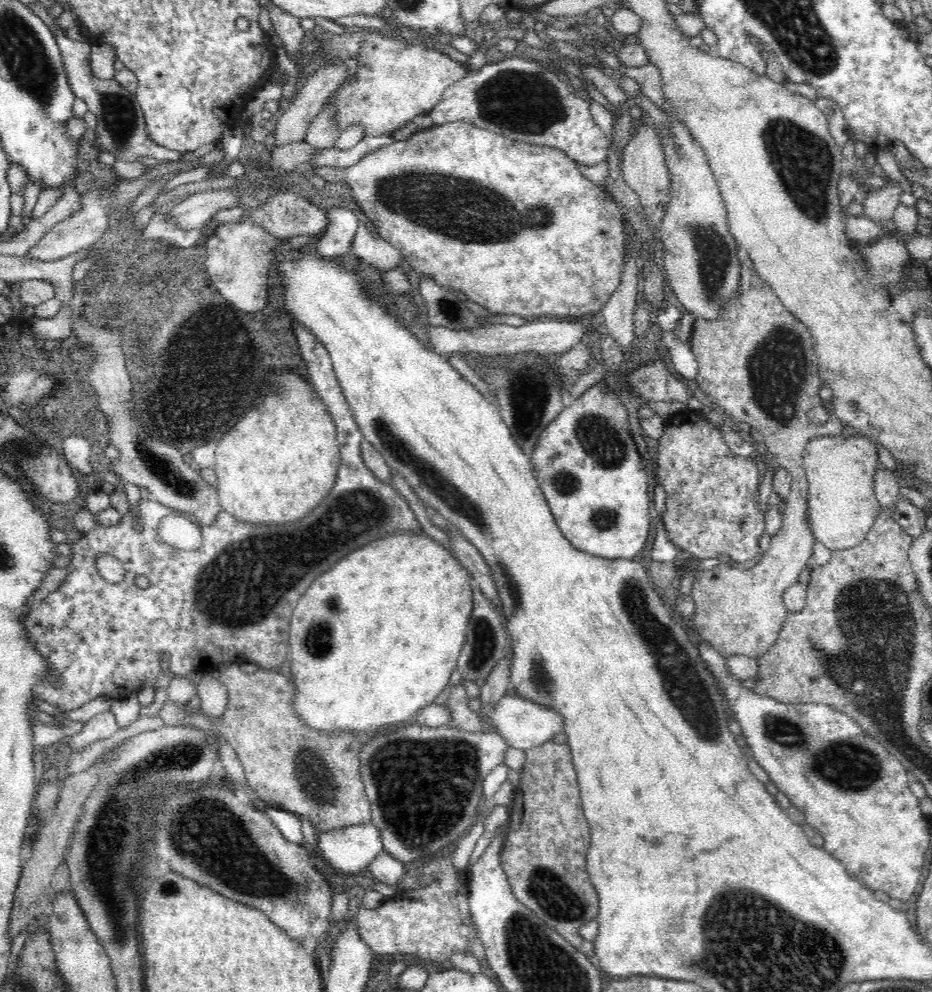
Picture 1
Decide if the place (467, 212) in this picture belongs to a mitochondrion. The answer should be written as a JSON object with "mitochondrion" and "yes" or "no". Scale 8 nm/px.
{"mitochondrion":"yes"}

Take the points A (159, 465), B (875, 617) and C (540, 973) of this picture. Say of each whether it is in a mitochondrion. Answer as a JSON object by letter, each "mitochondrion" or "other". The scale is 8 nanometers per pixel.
{"A":"mitochondrion","B":"mitochondrion","C":"mitochondrion"}

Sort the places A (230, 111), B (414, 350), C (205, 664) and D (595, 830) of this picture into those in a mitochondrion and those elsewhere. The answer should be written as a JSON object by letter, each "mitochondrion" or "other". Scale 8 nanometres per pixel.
{"A":"other","B":"other","C":"other","D":"other"}

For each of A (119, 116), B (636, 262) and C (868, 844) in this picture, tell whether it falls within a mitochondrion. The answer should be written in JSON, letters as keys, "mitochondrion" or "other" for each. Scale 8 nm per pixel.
{"A":"mitochondrion","B":"other","C":"other"}

